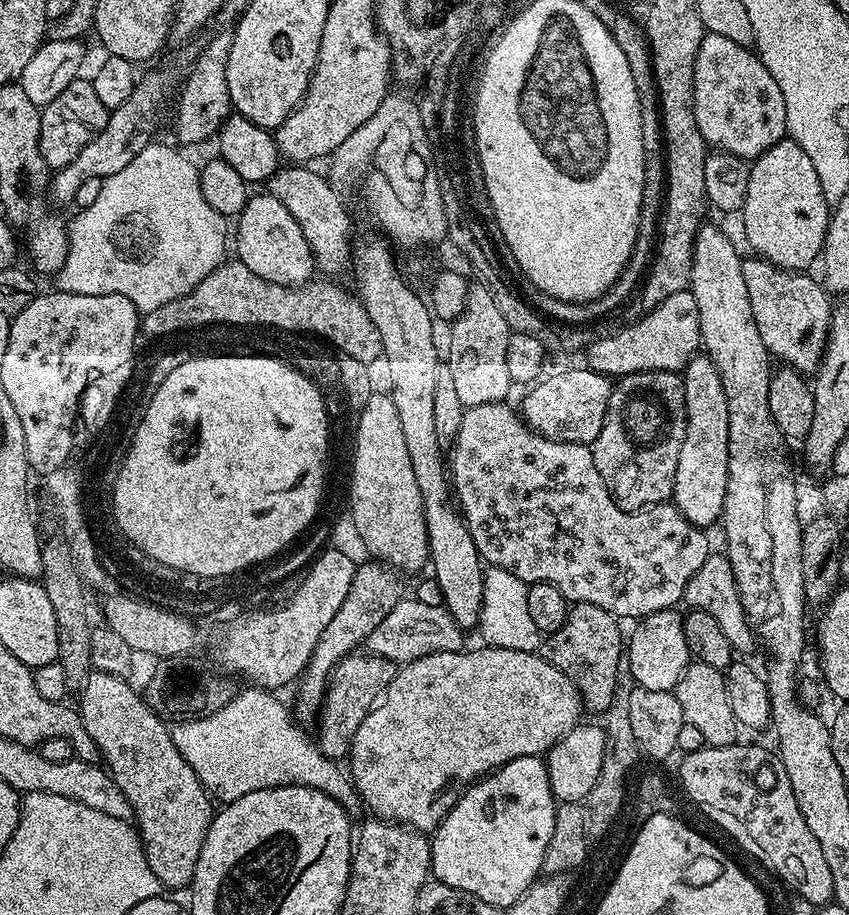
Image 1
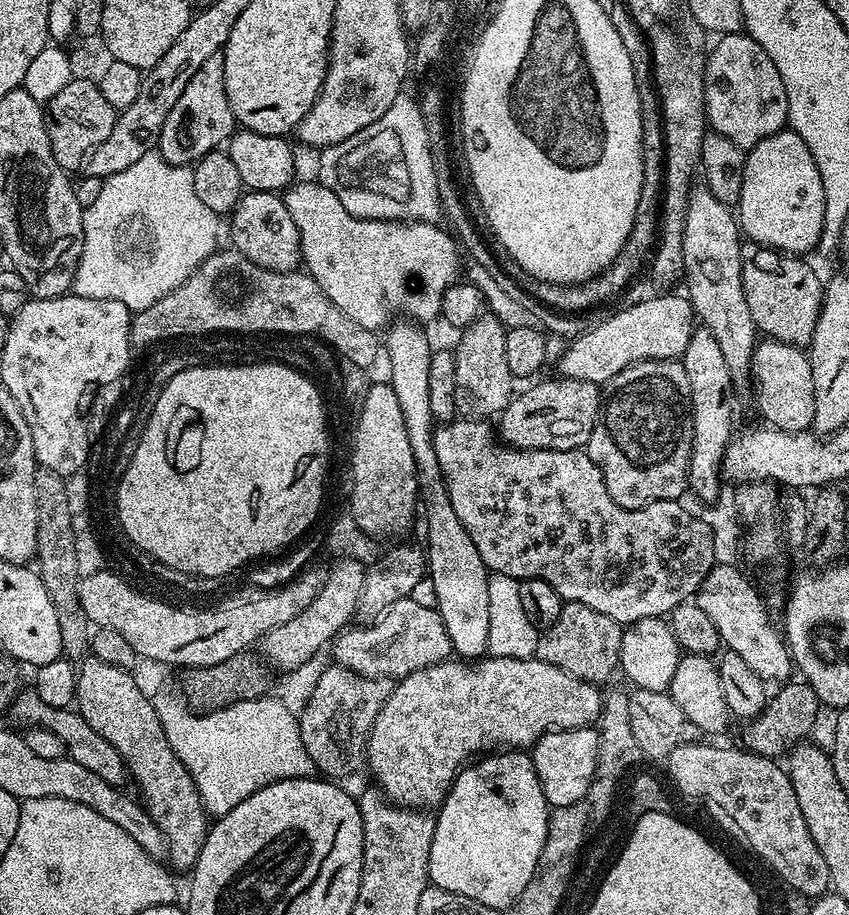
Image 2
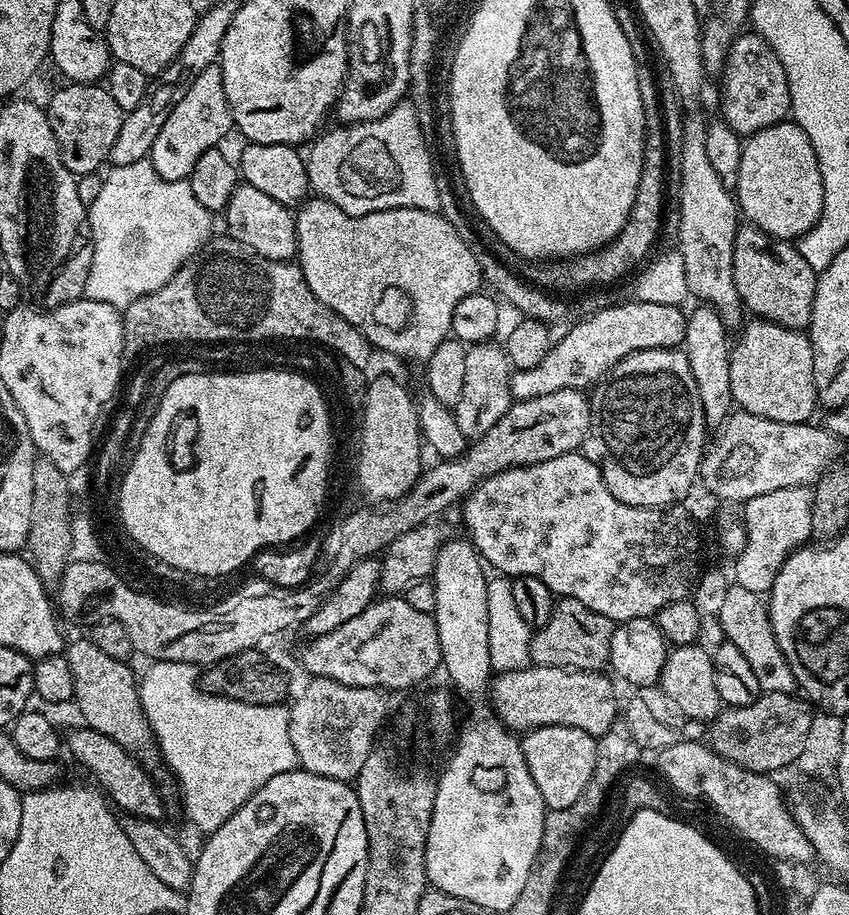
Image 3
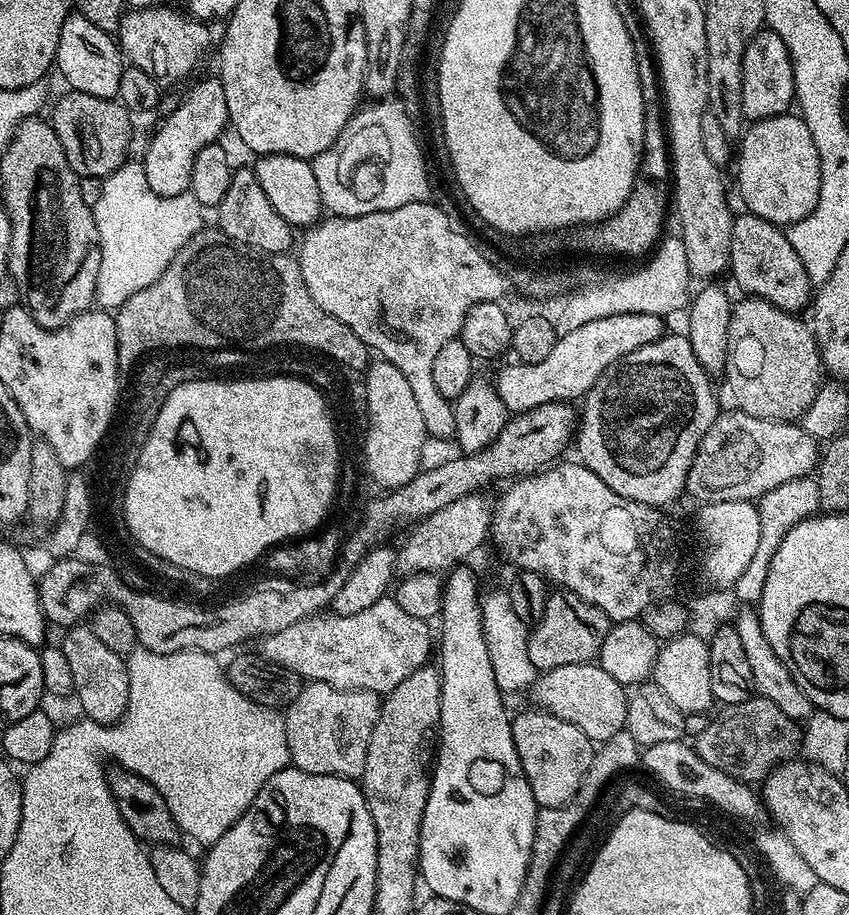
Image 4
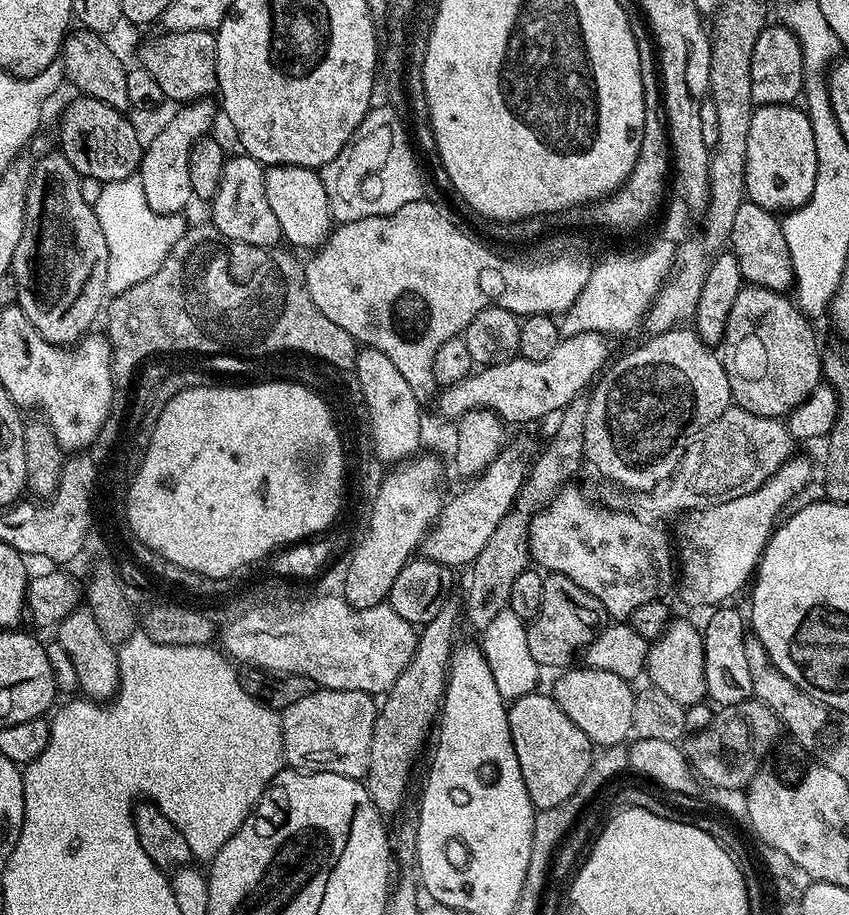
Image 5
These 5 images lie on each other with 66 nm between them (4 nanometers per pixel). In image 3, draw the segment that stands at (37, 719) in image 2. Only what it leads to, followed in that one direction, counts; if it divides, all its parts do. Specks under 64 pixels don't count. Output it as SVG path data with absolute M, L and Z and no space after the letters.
M87 726L79 727L74 729L69 736L67 733L66 752L69 752L86 771L92 772L93 778L97 780L95 783L98 785L99 791L121 813L137 816L140 819L163 821L164 802L160 798L160 792L156 789L155 782L152 781L151 774L140 765L143 763L131 752L118 746L118 742L114 742L114 738L106 738L106 734Z

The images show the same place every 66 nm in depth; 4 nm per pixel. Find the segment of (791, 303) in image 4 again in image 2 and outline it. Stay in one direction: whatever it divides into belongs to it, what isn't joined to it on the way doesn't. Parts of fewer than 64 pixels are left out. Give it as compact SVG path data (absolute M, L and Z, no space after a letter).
M741 243L740 257L744 259L742 294L746 294L746 306L750 306L750 318L754 318L757 333L770 340L793 344L795 348L811 345L824 297L822 276L820 280L819 274L804 261L807 259L764 244Z

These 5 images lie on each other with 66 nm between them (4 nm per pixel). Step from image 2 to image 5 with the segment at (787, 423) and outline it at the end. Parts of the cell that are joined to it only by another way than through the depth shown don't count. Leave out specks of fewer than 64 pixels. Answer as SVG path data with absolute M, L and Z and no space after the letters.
M745 286L734 298L730 318L726 318L726 330L722 341L722 359L726 378L730 378L730 390L735 407L744 408L755 416L787 417L815 388L822 383L822 347L816 341L813 321L785 293L769 288Z

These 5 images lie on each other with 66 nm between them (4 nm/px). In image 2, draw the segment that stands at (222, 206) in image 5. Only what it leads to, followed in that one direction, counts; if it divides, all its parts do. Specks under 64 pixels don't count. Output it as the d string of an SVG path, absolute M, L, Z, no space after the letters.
M245 191L230 213L232 220L231 247L241 252L250 262L275 272L291 272L301 263L298 226L290 218L283 199L275 192Z

